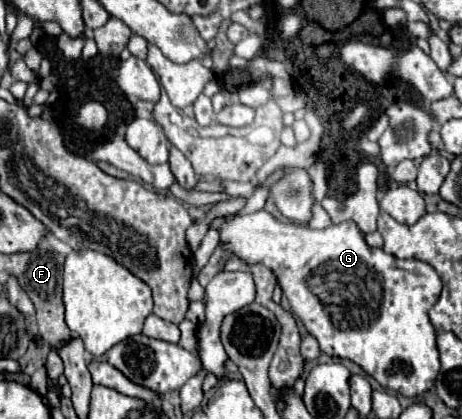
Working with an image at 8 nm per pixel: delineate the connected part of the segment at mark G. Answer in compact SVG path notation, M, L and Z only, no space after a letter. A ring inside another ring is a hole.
M262 209L252 215L214 217L210 229L220 233L220 247L224 251L248 265L262 263L274 273L278 287L290 301L292 313L304 323L306 331L318 339L322 353L354 361L382 387L410 399L434 387L440 361L436 331L428 319L428 311L440 297L442 281L432 265L418 259L398 259L382 249L368 247L354 221L332 223L326 229L310 229L308 225L280 221Z

